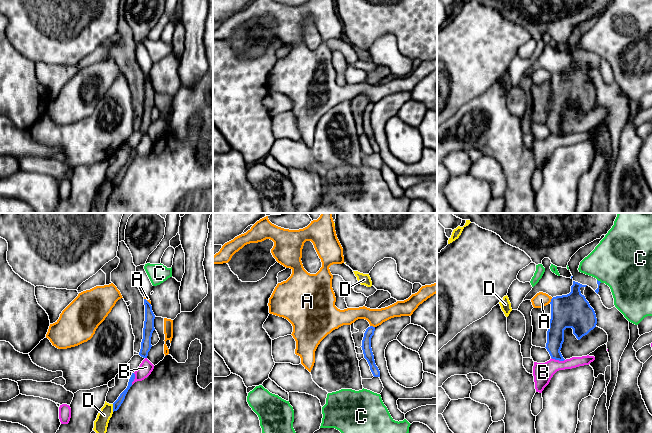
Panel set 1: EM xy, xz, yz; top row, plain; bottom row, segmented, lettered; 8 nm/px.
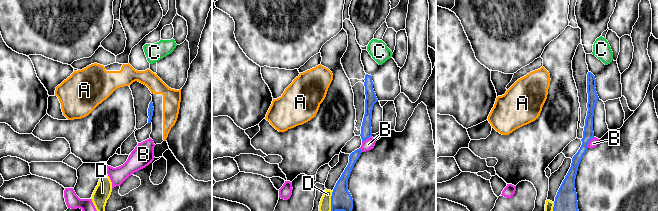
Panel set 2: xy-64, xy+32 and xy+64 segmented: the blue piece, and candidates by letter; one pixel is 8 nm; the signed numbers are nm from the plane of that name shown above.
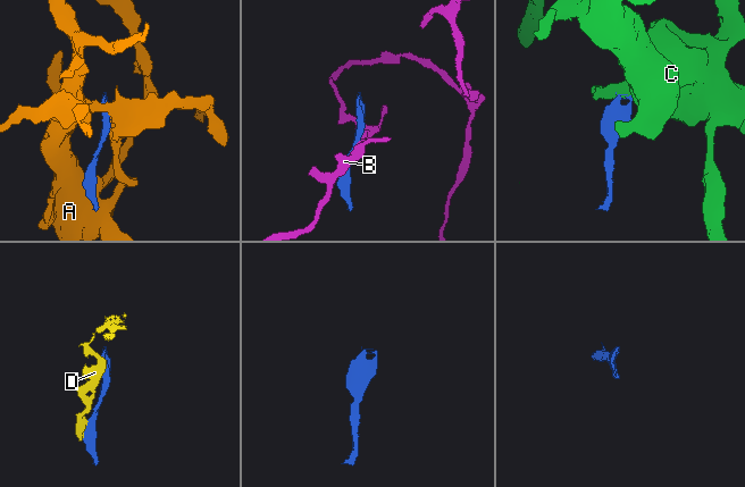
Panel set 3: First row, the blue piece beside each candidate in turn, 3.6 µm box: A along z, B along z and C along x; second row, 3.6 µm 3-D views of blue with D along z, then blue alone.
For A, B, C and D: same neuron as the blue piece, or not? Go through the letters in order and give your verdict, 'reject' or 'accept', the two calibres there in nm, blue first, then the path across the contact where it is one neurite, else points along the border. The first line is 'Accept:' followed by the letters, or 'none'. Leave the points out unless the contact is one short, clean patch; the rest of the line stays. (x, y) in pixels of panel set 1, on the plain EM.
Accept: none
A: reject | 80/140 nm
B: reject | 140/160 nm | along yz (551, 133), (557, 136), (564, 136)
C: reject | 30/460 nm | along yz (597, 55), (601, 58)
D: reject | 60/110 nm | along xy (112, 180), (113, 187)

